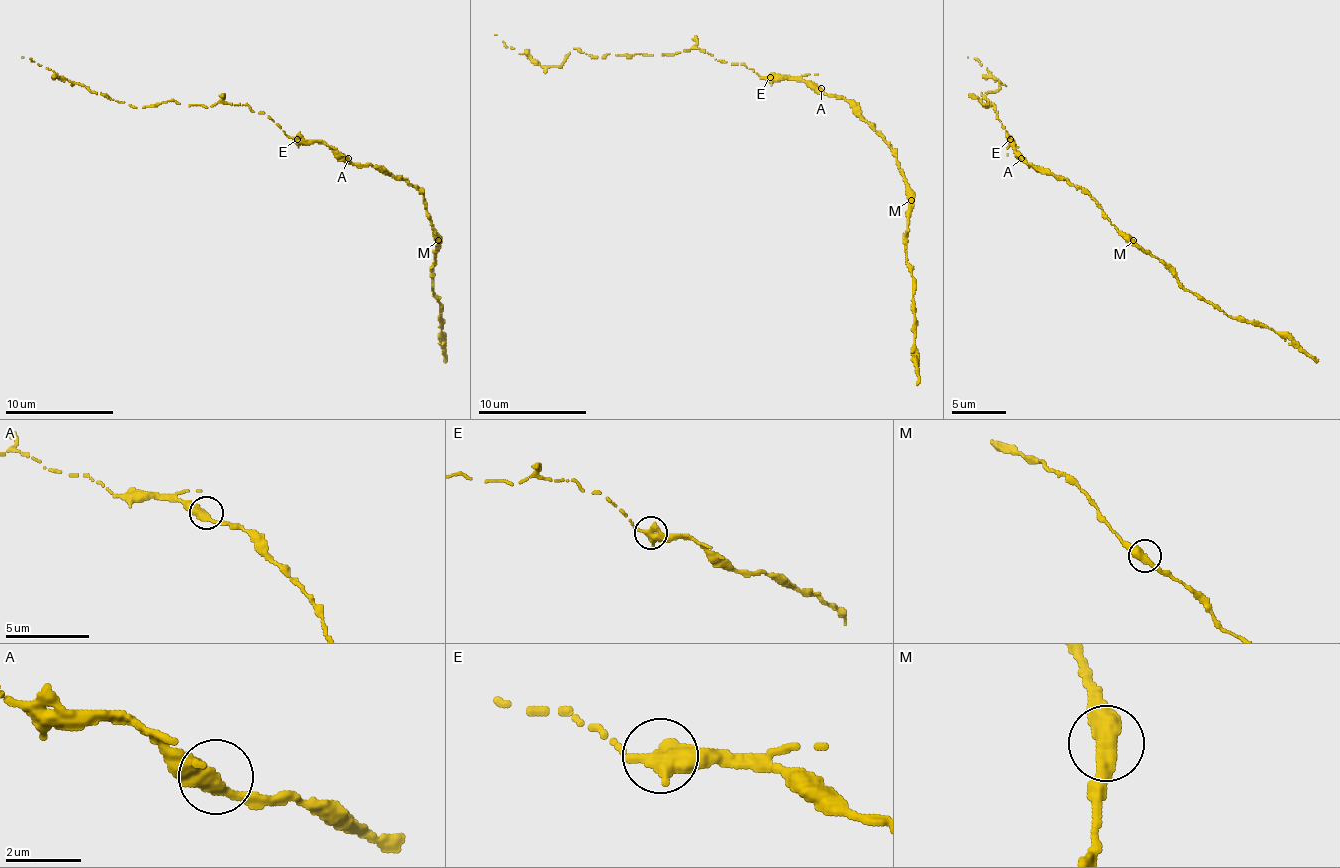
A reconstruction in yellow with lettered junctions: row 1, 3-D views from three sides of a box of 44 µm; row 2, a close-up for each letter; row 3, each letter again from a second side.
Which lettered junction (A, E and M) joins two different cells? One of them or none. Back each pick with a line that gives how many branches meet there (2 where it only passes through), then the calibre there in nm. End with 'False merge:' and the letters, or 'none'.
E: Branches: 2. Thickness 440 nm
False merge: E

